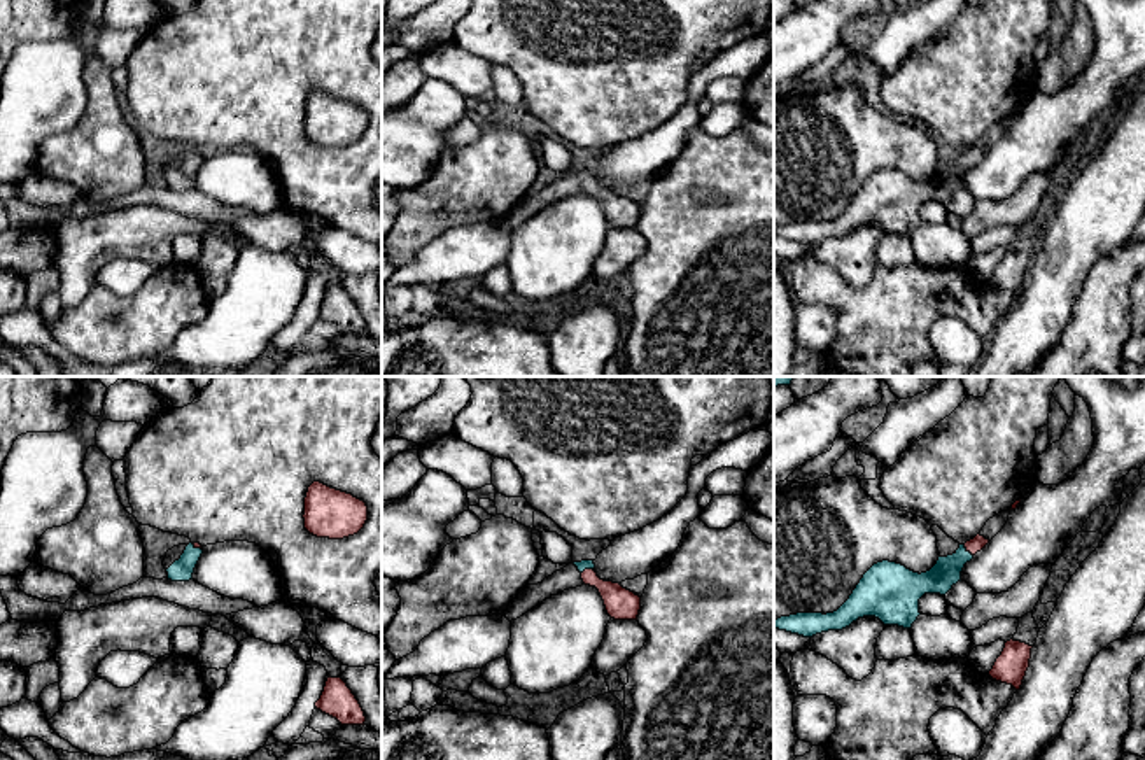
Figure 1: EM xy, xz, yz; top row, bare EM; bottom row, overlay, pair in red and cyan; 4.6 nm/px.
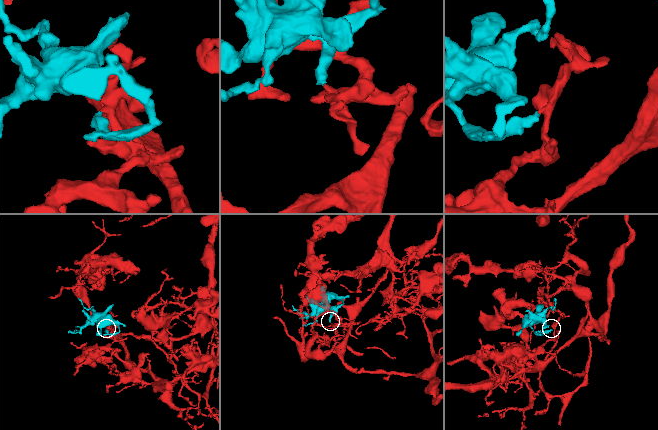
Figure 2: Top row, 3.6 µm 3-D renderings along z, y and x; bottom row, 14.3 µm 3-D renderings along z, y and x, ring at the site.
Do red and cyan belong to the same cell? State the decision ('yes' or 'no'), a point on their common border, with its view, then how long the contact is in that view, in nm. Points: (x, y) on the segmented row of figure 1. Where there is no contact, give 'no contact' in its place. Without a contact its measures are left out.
yes; meets red in yz at (967, 550); contact 70 nm long

